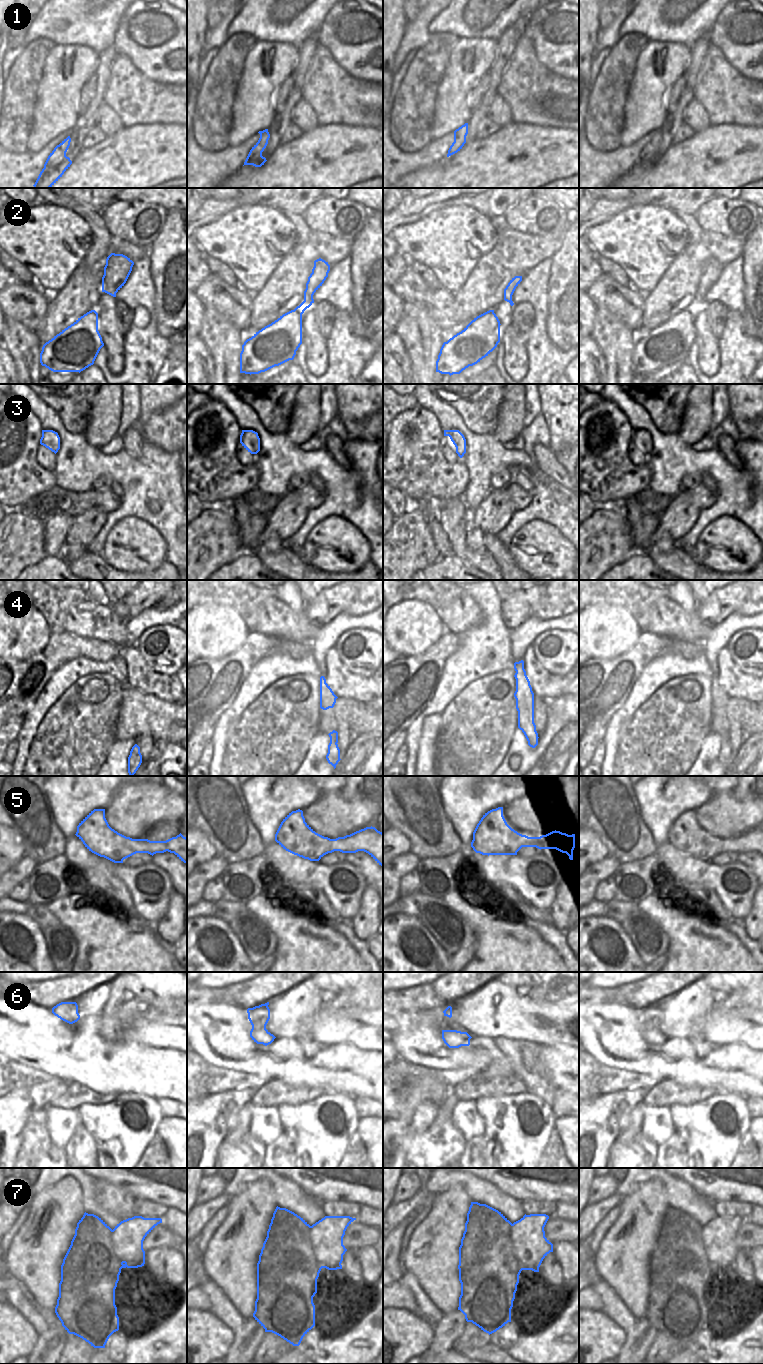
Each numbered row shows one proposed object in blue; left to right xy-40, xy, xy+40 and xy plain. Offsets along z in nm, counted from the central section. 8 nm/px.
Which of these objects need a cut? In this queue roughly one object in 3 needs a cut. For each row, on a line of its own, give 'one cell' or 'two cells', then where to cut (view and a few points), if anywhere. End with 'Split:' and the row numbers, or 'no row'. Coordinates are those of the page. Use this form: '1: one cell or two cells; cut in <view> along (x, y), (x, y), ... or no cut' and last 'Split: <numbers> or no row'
1: one cell; no cut
2: two cells; cut in xy along (294, 309), (301, 314)
3: one cell; no cut
4: one cell; no cut
5: one cell; no cut
6: one cell; no cut
7: two cells; cut in xy+40 along (511, 1224), (512, 1248), (523, 1269)
Split: 2, 7

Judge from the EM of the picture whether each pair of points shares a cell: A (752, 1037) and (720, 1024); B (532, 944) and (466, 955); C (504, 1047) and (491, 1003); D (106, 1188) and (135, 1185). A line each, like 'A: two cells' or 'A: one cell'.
A: one cell
B: two cells
C: two cells
D: two cells

